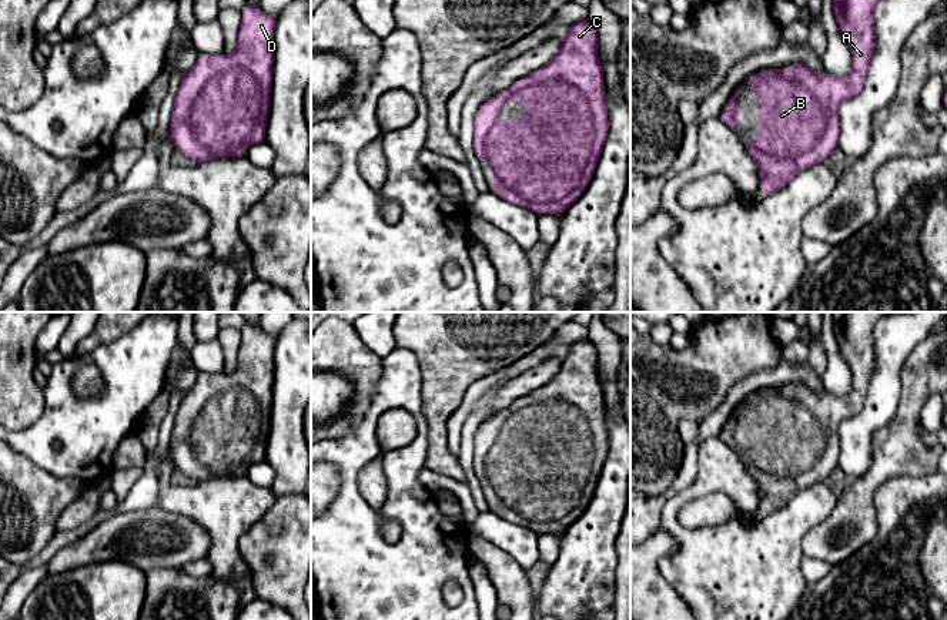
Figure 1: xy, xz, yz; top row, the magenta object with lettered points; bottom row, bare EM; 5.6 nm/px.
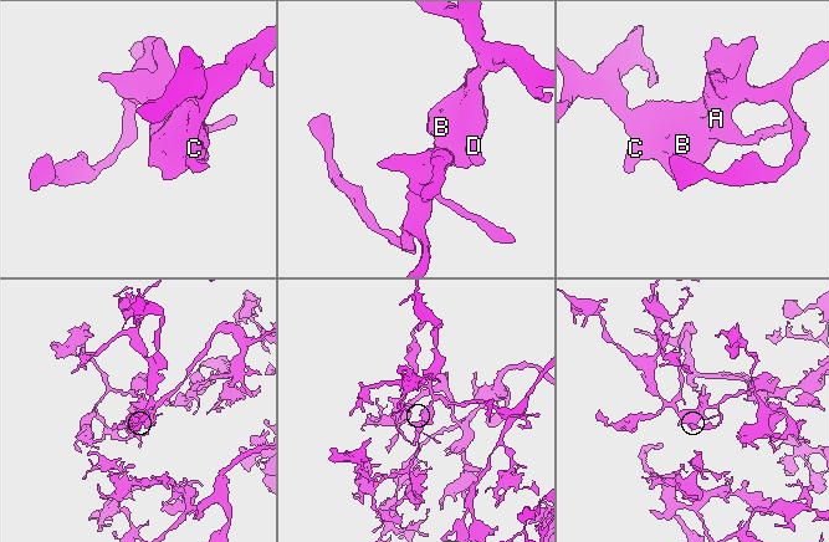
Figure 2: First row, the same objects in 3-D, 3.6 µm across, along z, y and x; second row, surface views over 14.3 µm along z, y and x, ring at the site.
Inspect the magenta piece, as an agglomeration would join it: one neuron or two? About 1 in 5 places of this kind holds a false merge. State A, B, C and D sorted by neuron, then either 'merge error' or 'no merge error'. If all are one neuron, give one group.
A B C D | no merge error

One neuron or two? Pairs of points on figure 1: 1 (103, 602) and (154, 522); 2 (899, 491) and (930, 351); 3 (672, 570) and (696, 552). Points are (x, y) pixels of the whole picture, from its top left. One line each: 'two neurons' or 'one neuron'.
1: two neurons
2: two neurons
3: one neuron

